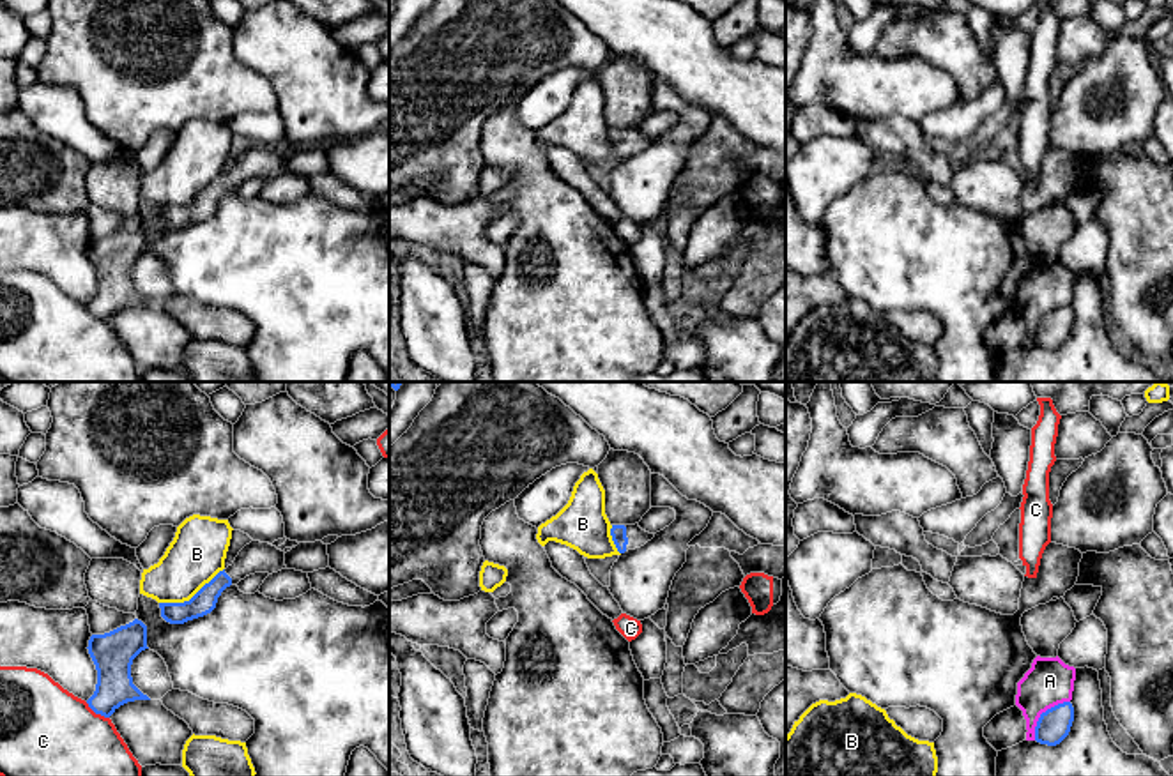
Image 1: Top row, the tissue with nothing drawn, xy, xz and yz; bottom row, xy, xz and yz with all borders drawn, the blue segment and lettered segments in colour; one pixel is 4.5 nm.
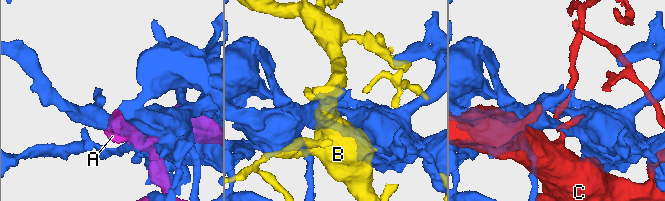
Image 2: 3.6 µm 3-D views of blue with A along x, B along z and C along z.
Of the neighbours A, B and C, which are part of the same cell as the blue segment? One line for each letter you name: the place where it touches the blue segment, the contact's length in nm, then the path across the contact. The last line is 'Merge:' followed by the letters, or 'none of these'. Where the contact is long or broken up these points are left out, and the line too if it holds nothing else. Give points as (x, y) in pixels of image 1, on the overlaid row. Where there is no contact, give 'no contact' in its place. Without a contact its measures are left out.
Merge: none of these

